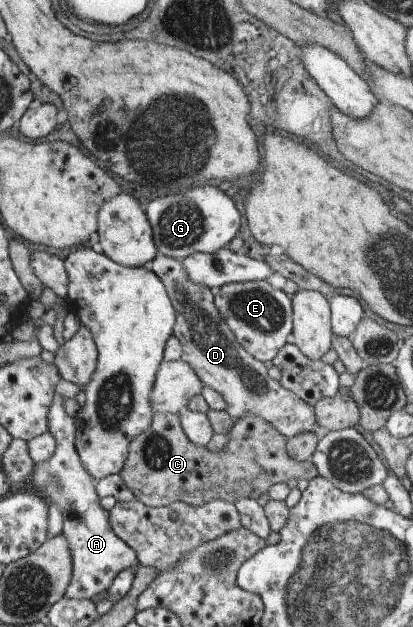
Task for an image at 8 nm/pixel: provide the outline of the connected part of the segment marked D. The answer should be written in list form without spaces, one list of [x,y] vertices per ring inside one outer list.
[[[158,253],[145,265],[156,273],[167,288],[174,302],[178,319],[175,325],[176,337],[182,345],[182,358],[195,369],[203,385],[218,391],[226,401],[226,411],[235,421],[244,415],[258,415],[271,422],[284,437],[294,437],[300,433],[315,433],[319,428],[315,407],[302,401],[298,395],[288,391],[282,384],[268,375],[268,369],[253,358],[236,341],[234,332],[221,318],[215,305],[215,296],[204,285],[192,281],[180,260]]]

